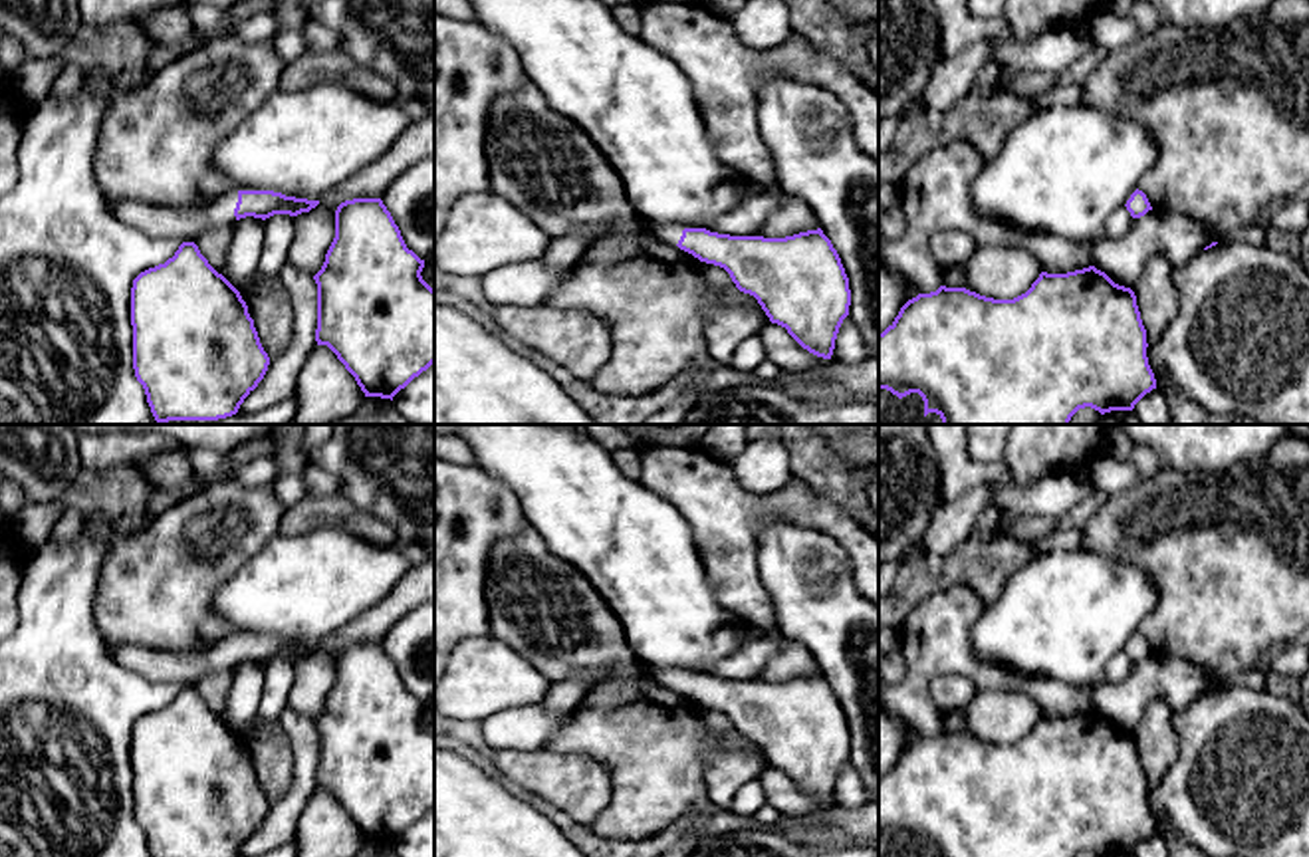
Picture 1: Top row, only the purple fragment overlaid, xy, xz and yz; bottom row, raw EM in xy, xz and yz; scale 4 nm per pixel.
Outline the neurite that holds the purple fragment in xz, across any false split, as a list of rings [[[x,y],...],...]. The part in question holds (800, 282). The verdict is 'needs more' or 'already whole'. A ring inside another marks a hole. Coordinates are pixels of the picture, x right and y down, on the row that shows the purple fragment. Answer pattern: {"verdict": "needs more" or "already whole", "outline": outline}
{"verdict": "needs more", "outline": [[[639,216],[637,226],[724,268],[740,292],[758,300],[772,323],[785,327],[809,353],[831,359],[849,315],[851,290],[841,258],[821,228],[764,238],[664,226],[649,216]]]}

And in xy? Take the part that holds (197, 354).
{"verdict": "needs more", "outline": [[[234,190],[202,208],[169,208],[125,200],[109,210],[131,228],[182,244],[165,264],[141,272],[131,288],[133,369],[159,425],[169,421],[218,421],[238,413],[244,399],[264,379],[270,357],[240,292],[218,274],[192,242],[212,226],[234,226],[240,218],[298,216],[319,200],[274,190]]]}

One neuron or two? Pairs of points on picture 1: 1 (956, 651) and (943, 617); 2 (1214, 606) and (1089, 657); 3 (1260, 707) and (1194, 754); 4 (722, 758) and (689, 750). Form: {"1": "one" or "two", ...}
{"1": "one", "2": "two", "3": "one", "4": "two"}

